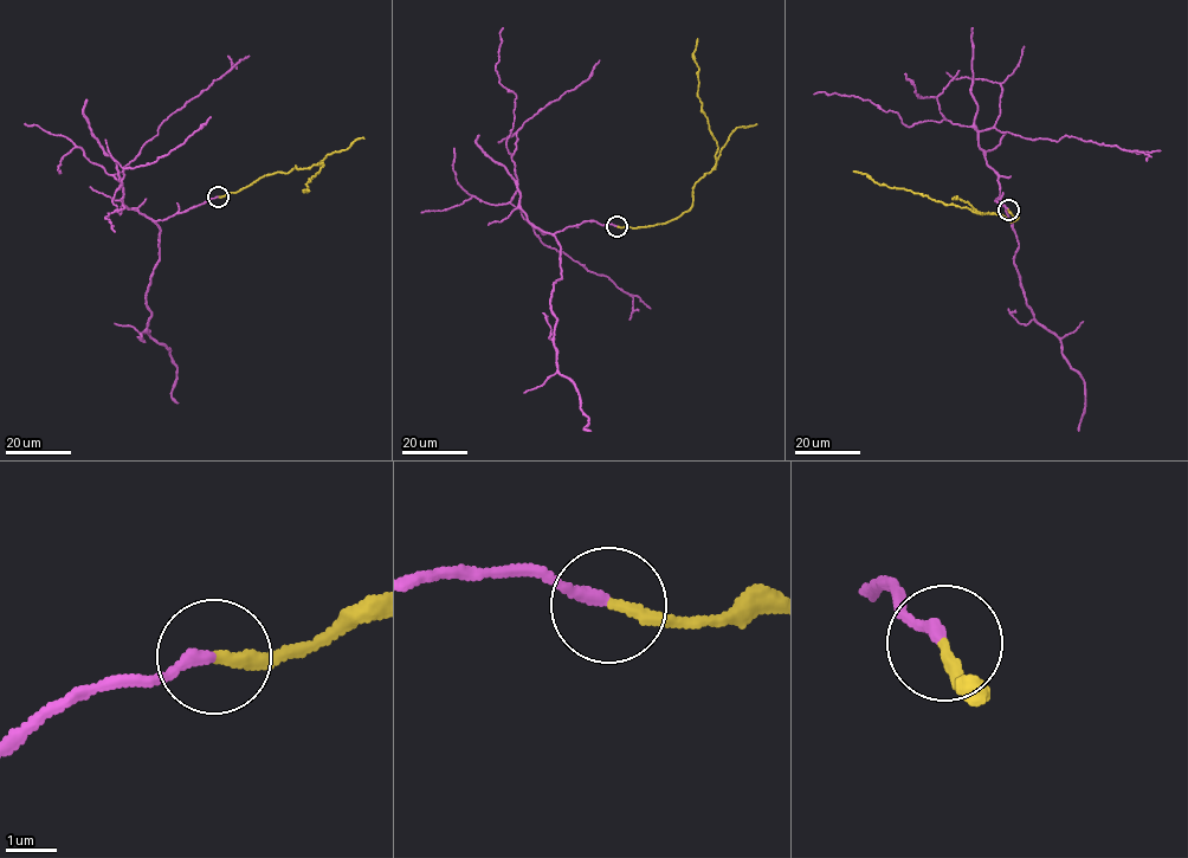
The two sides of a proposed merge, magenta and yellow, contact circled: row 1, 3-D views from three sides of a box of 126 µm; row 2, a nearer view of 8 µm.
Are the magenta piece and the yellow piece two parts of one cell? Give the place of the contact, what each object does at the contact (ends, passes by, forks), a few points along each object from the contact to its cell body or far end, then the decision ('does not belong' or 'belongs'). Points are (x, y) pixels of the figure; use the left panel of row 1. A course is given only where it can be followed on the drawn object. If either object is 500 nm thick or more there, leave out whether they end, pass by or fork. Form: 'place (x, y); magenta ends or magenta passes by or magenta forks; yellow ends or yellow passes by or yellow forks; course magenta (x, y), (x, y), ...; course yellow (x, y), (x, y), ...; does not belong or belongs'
place (218, 197); magenta ends; yellow ends; course magenta (218, 197), (152, 220), (123, 204), (123, 186), (114, 174), (135, 159), (165, 121), (232, 69), (227, 56); course yellow (218, 197), (239, 191), (262, 176), (323, 163), (307, 185), (308, 192), (303, 191), (309, 191); belongs

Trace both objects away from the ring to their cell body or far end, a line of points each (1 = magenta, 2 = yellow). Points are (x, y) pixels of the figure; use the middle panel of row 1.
1: (617, 226), (587, 220), (544, 232), (521, 207), (520, 191), (511, 201), (543, 244), (632, 296), (630, 320)
2: (617, 226), (678, 218), (716, 162), (717, 142), (697, 95), (697, 38)

